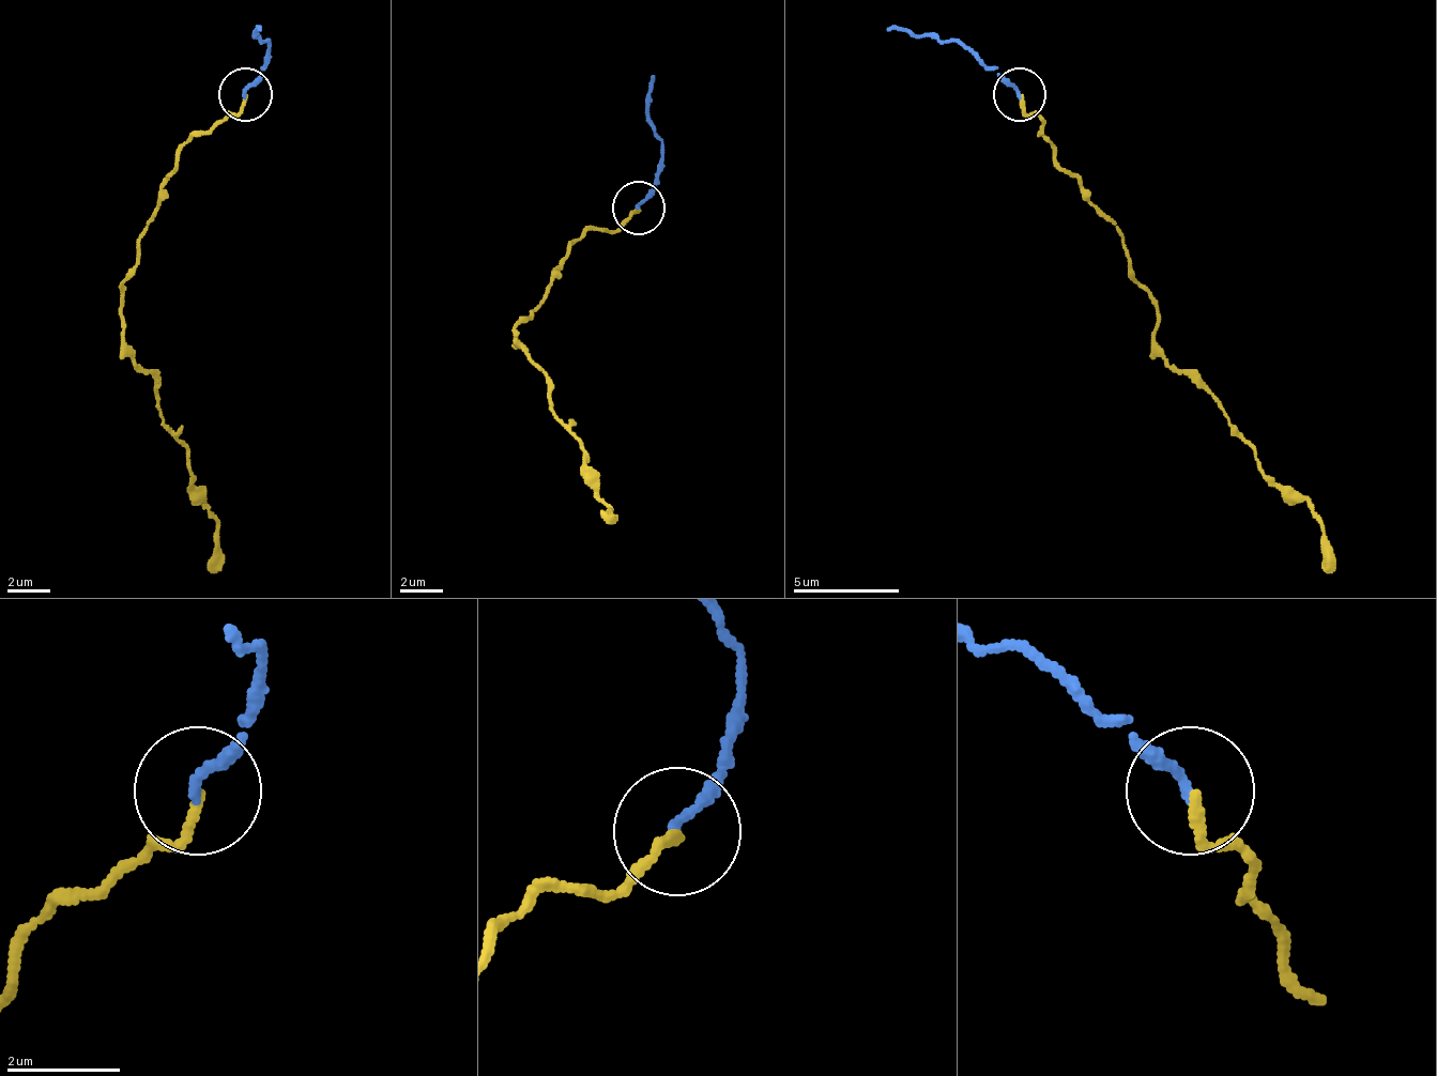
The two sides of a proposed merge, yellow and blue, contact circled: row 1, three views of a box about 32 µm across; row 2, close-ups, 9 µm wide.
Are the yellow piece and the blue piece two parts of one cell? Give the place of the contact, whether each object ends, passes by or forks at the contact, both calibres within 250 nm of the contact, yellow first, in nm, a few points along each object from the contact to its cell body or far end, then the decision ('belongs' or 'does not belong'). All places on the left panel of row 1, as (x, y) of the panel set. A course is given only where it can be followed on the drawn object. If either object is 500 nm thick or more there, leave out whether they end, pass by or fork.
place (245, 94); yellow ends; blue ends; calibres 150 and 170 nm; course yellow (244, 95), (180, 149), (122, 286), (122, 349), (154, 375), (159, 418), (217, 524), (212, 571); course blue (244, 95), (270, 43), (255, 37), (260, 27); belongs

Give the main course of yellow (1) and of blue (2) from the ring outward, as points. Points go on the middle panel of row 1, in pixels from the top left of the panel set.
1: (637, 206), (611, 233), (590, 228), (515, 328), (584, 449), (606, 524)
2: (637, 206), (663, 149), (647, 117), (653, 74)

